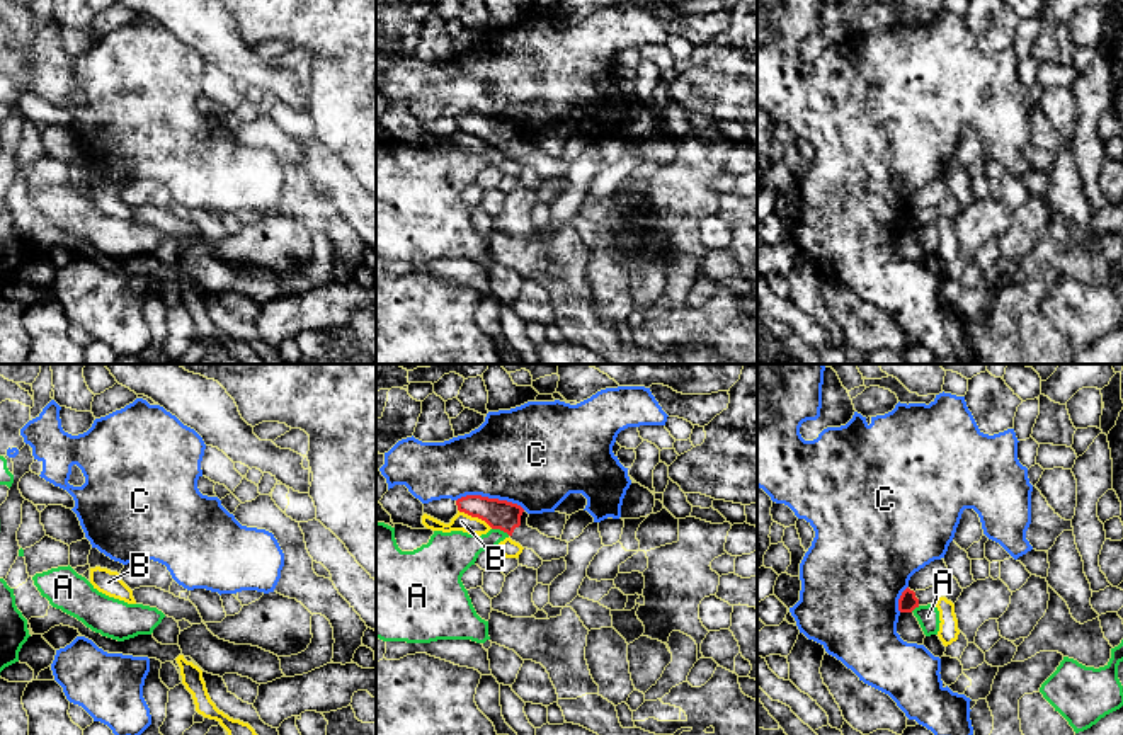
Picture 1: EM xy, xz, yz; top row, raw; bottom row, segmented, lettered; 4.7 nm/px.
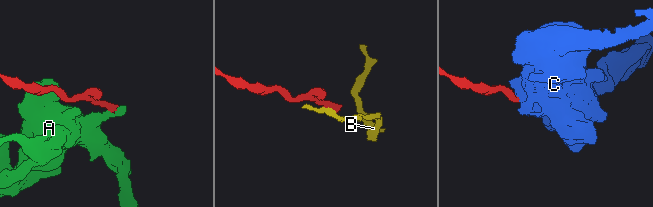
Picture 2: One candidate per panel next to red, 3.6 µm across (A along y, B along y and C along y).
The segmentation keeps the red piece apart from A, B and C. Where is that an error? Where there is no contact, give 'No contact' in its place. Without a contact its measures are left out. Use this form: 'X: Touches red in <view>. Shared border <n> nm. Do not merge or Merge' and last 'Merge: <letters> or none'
A: Touches red in xz. Shared border 90 nm. Do not merge
B: Touches red in xz. Shared border 190 nm. Do not merge
C: Touches red in xz. Shared border 340 nm. Do not merge
Merge: none

